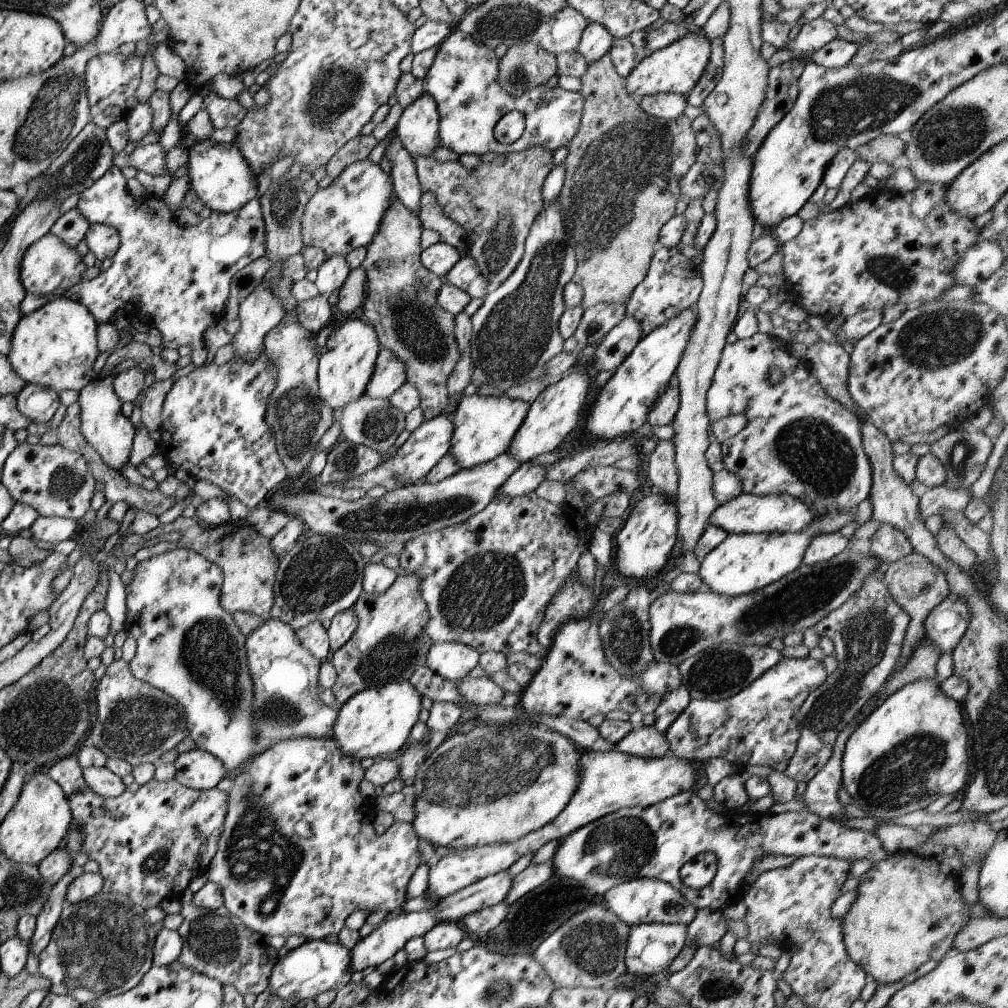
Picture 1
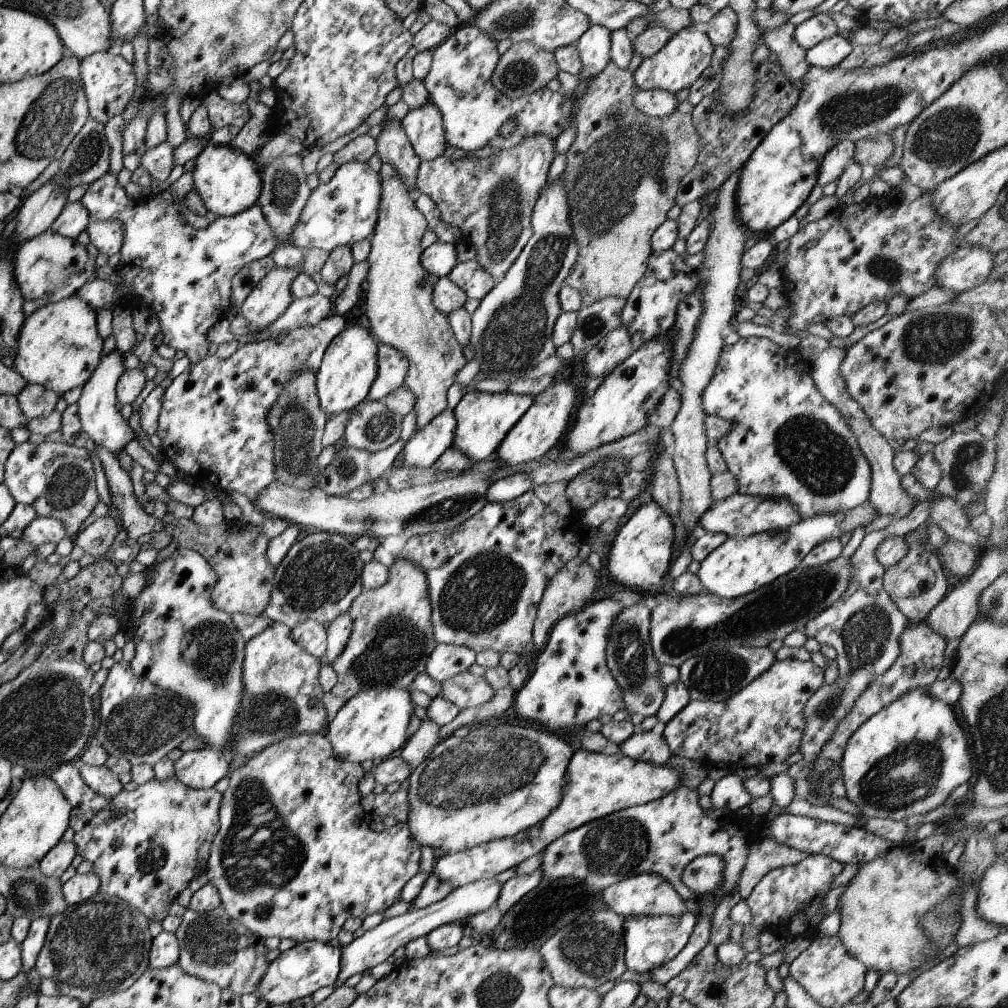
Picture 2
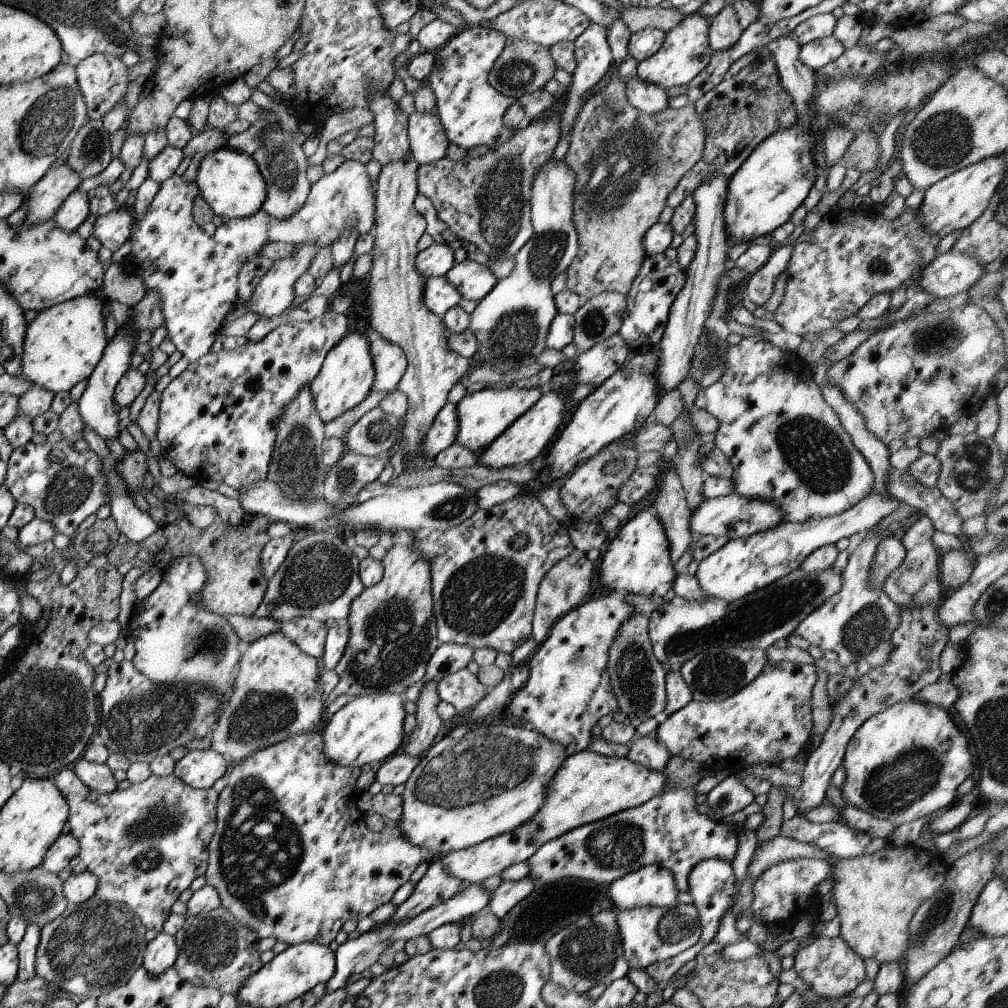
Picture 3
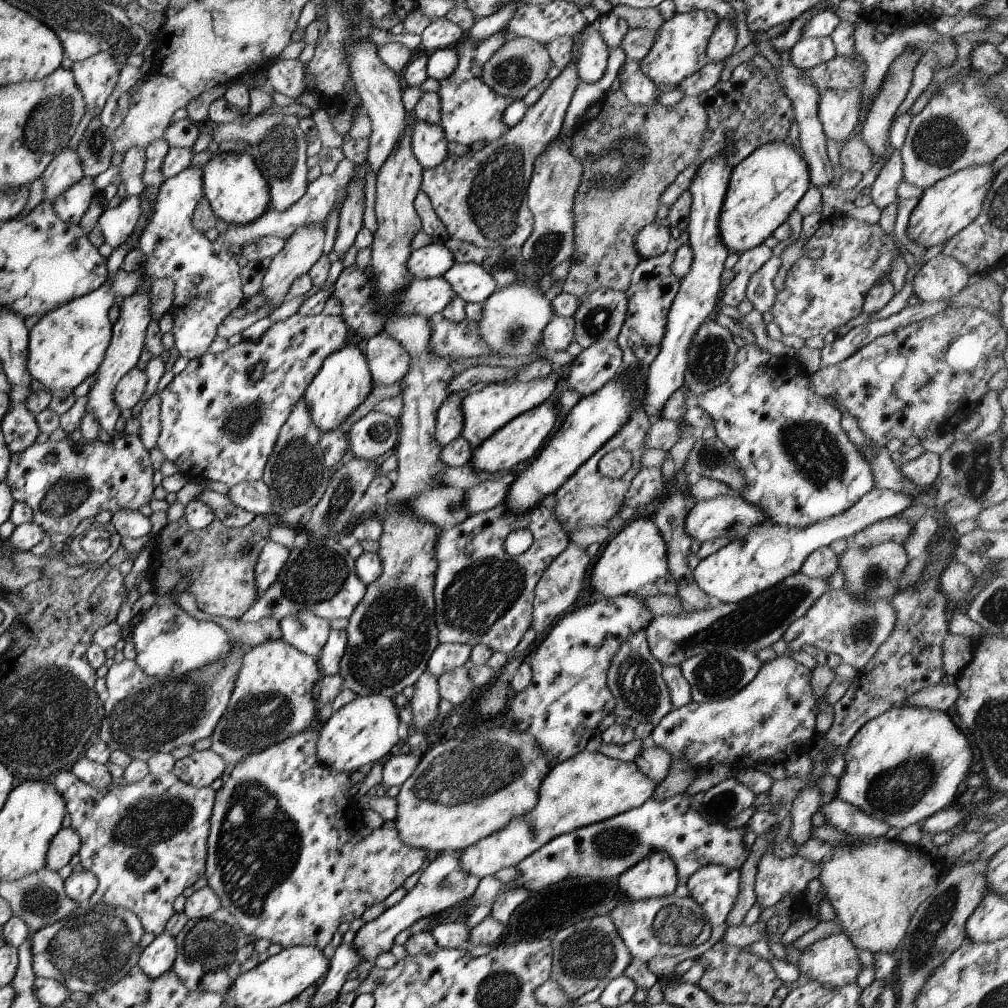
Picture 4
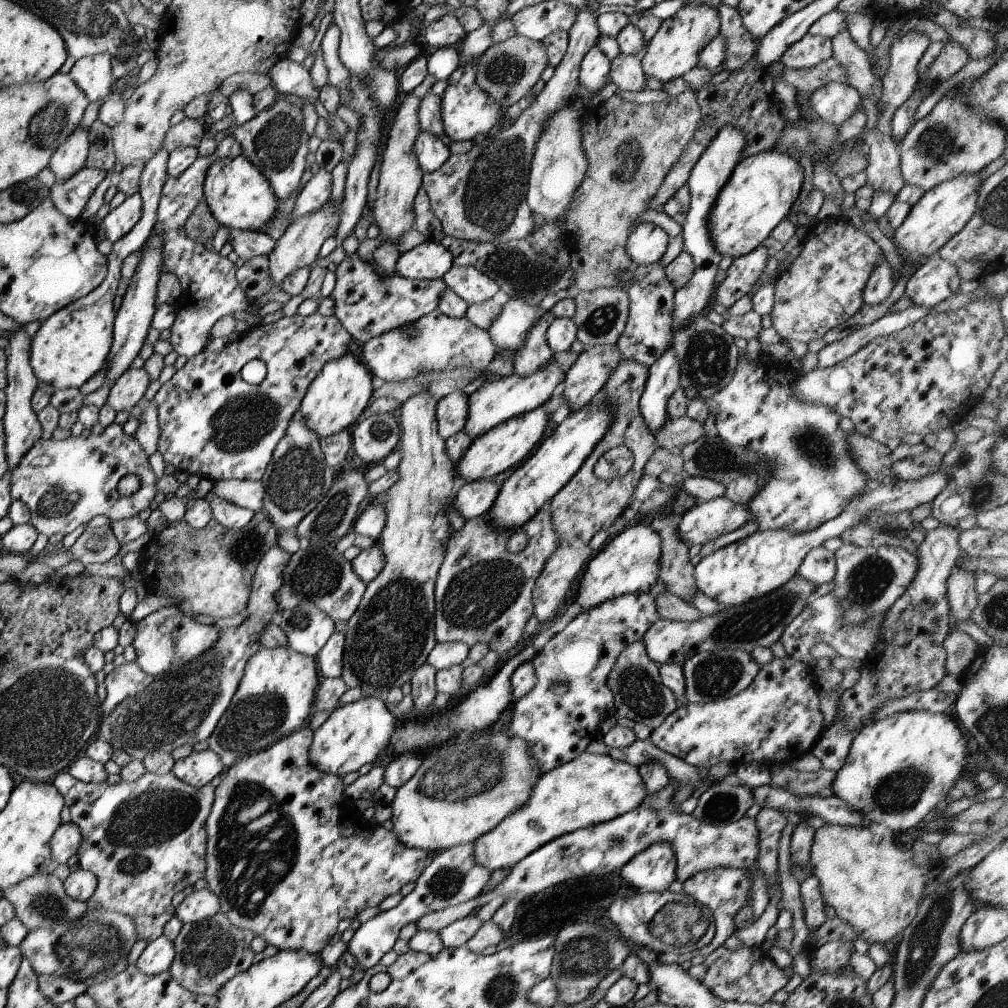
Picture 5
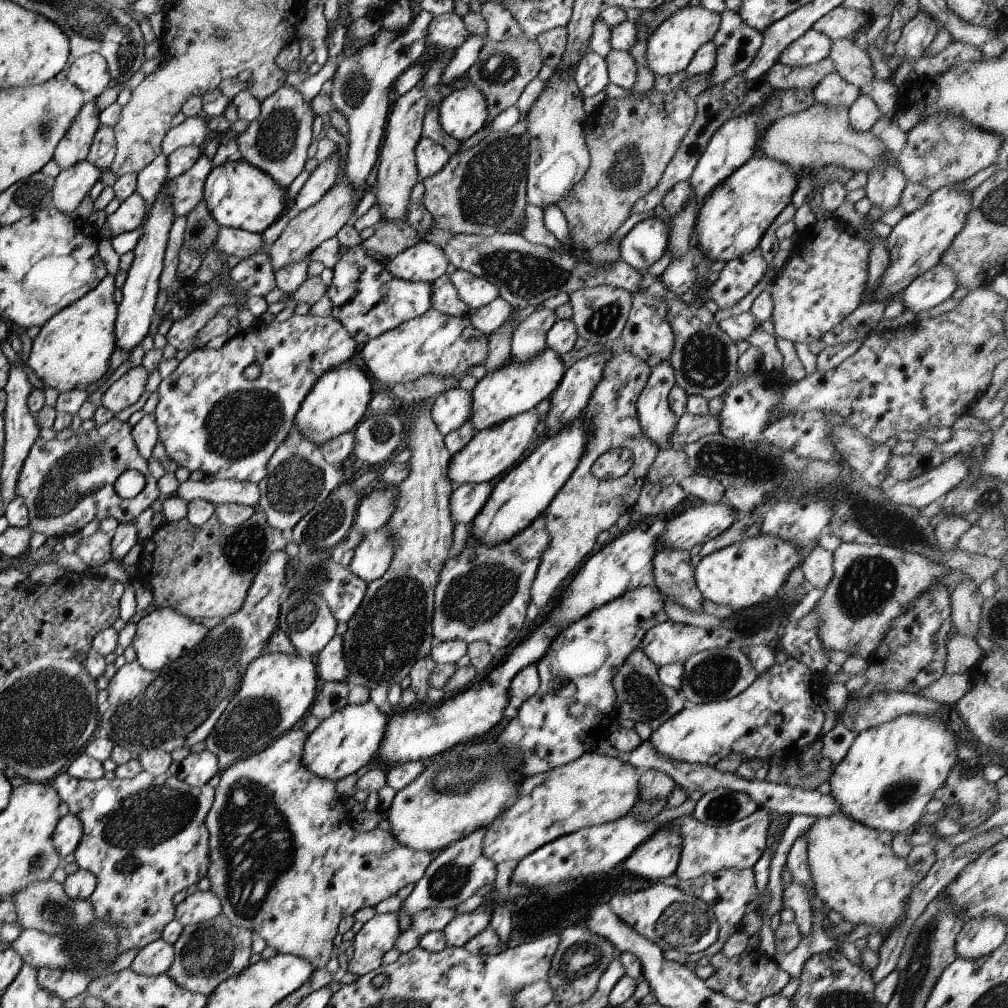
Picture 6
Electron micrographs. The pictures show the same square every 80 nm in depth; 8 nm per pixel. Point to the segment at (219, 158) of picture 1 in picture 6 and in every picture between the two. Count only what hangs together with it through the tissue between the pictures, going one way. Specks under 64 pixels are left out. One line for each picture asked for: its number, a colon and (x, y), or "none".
2: (228, 181)
3: (229, 181)
4: (237, 193)
5: (239, 197)
6: (237, 194)

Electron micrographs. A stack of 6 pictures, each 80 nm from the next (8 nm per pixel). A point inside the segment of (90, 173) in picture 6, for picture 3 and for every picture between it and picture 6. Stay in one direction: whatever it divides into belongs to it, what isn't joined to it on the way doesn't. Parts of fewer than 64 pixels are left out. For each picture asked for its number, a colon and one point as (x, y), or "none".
3: (72, 211)
4: (69, 206)
5: (68, 196)

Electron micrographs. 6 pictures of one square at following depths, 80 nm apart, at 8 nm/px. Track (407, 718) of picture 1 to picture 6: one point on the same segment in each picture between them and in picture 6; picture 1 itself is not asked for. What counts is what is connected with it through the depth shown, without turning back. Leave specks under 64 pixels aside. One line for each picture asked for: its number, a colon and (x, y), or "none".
2: (371, 725)
3: (369, 728)
4: (362, 731)
5: (354, 734)
6: (343, 742)

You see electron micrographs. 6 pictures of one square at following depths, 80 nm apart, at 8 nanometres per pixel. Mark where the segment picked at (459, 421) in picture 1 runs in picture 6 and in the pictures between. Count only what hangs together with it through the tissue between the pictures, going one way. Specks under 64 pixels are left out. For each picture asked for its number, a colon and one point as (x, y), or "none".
2: (482, 419)
3: (483, 415)
4: (484, 411)
5: (495, 401)
6: (513, 388)

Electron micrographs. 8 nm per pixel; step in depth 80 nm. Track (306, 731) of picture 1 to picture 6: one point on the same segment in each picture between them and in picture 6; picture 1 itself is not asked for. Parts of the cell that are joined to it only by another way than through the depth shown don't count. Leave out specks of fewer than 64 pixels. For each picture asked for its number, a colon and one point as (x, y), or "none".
2: (278, 675)
3: (274, 695)
4: (273, 696)
5: (273, 697)
6: (276, 691)

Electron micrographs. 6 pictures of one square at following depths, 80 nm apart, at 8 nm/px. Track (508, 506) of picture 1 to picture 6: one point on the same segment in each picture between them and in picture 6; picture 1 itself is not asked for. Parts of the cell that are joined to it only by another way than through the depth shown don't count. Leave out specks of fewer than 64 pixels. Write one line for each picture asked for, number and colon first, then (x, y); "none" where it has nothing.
2: (485, 577)
3: (483, 592)
4: (482, 595)
5: (482, 594)
6: (481, 595)

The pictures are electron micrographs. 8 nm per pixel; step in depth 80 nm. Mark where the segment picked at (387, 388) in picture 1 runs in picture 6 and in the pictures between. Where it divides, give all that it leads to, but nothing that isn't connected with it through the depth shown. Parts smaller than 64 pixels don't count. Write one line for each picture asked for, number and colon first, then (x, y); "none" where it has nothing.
2: (391, 366)
3: (388, 361)
4: (387, 361)
5: (437, 342)
6: (432, 343)

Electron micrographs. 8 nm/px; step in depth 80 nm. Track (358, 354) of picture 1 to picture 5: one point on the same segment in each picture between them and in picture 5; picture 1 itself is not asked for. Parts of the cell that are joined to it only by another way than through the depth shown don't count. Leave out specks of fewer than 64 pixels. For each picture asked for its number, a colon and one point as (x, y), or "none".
2: (348, 366)
3: (345, 377)
4: (343, 380)
5: (339, 395)

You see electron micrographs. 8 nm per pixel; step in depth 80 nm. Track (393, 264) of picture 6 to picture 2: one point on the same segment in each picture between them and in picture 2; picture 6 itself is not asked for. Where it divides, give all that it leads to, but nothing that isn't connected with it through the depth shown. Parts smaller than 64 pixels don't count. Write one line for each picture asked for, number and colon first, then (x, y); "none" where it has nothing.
2: (438, 259)
3: (434, 261)
4: (432, 260)
5: (429, 260)

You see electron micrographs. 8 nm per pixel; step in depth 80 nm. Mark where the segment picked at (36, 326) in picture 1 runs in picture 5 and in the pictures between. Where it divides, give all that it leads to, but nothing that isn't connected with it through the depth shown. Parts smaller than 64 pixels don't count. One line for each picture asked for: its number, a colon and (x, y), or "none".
2: (58, 346)
3: (62, 344)
4: (66, 345)
5: (72, 344)

